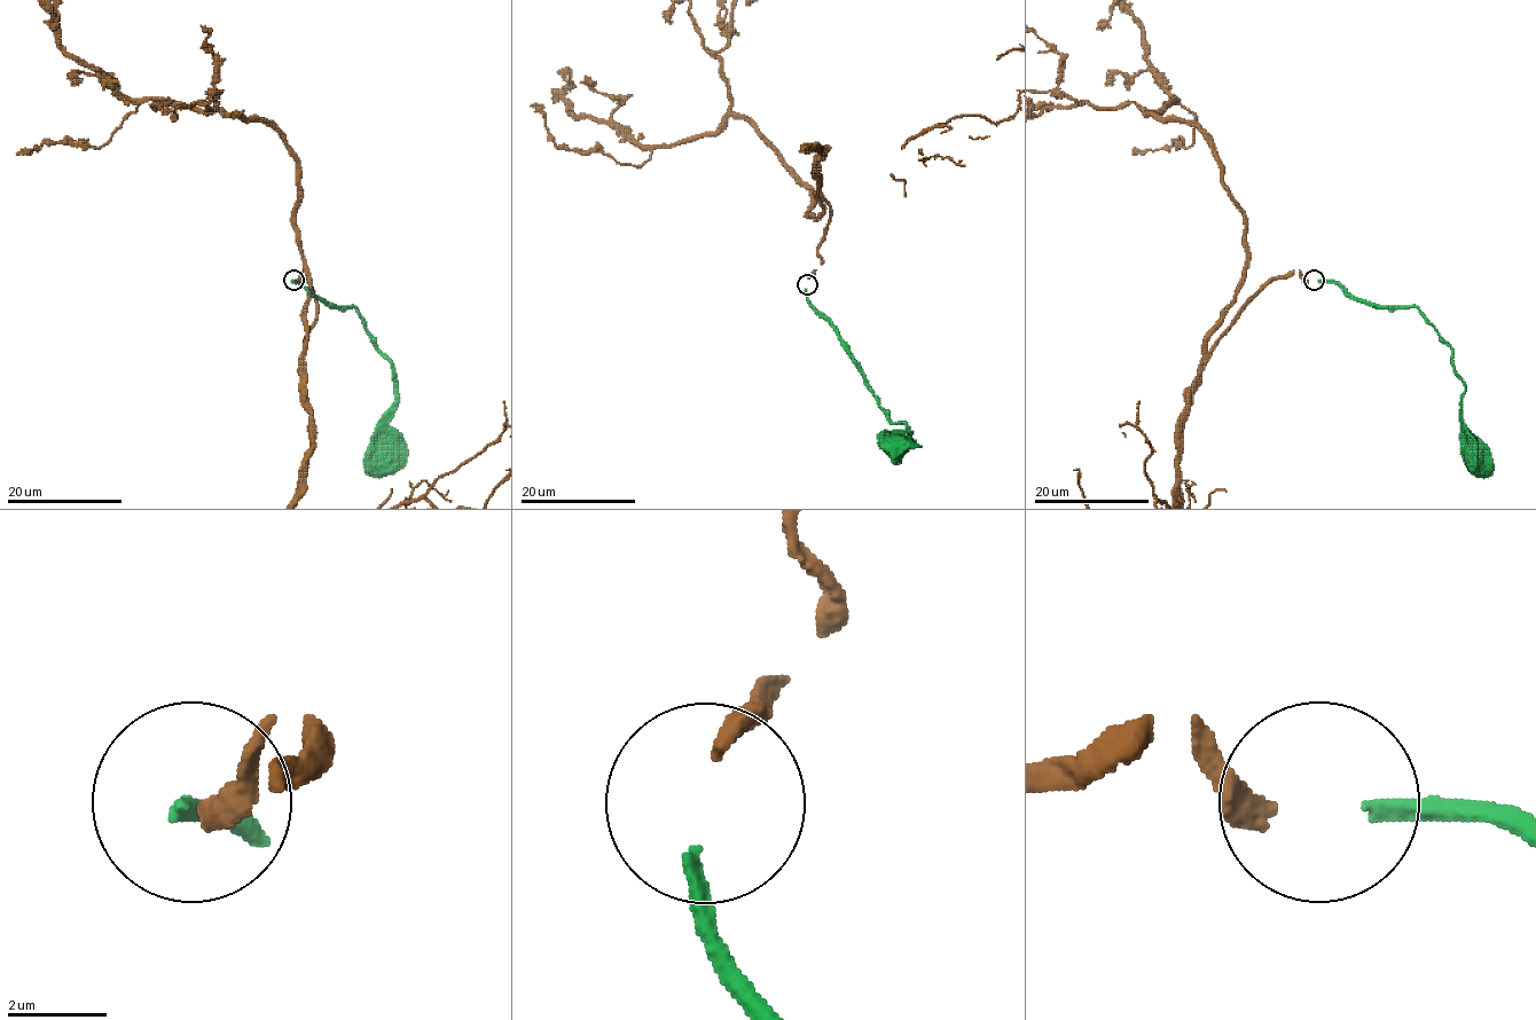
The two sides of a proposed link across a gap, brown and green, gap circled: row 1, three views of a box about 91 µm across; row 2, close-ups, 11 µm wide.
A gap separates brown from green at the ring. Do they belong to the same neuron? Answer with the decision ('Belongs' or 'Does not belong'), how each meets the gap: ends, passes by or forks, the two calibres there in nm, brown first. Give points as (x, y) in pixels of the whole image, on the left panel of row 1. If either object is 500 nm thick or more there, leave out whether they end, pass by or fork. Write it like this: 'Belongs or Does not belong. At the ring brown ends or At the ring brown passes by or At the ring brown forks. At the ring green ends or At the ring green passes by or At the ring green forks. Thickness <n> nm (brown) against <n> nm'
Belongs. At the ring brown ends. At the ring green ends. Thickness 400 nm (brown) against 320 nm

